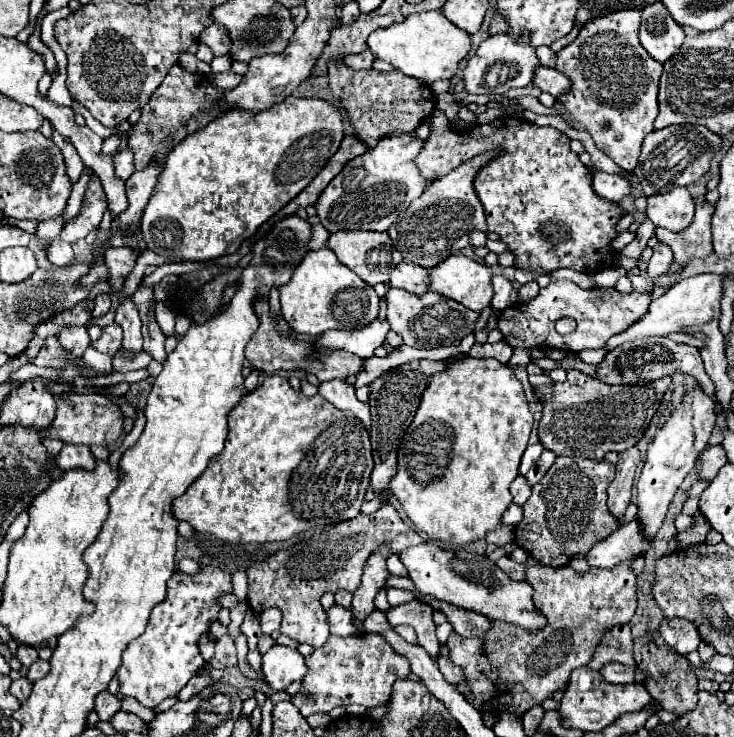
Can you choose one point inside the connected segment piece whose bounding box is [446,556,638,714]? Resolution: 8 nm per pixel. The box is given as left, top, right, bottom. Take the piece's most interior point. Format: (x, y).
(580, 606)

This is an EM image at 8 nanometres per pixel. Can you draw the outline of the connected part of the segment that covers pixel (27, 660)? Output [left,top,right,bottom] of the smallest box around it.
[16,646,38,666]

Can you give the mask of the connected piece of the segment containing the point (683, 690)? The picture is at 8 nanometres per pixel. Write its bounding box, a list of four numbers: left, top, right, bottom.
[634,638,698,716]

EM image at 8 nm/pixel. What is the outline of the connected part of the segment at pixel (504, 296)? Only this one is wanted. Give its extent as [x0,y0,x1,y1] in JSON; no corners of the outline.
[492,276,518,312]

